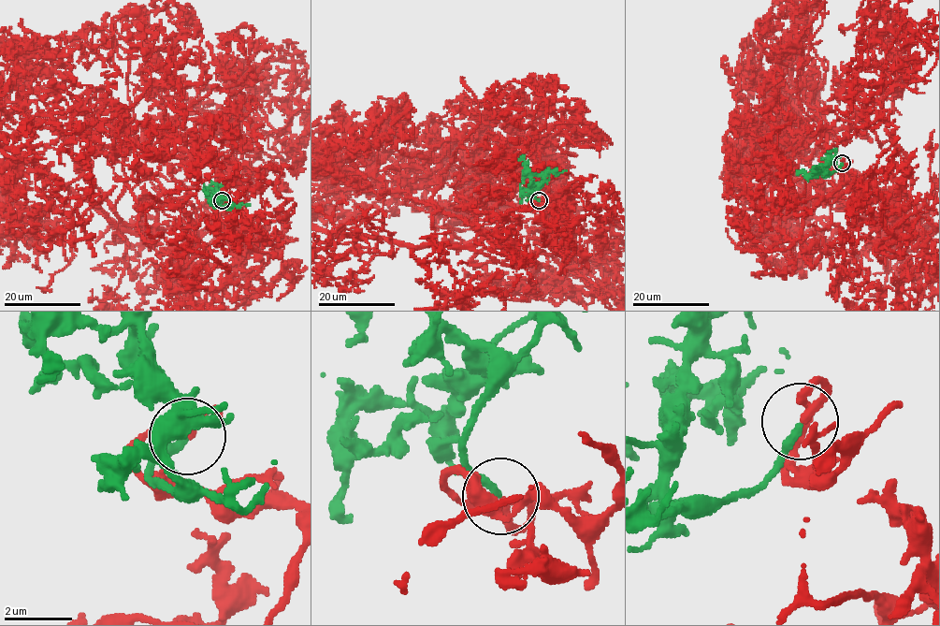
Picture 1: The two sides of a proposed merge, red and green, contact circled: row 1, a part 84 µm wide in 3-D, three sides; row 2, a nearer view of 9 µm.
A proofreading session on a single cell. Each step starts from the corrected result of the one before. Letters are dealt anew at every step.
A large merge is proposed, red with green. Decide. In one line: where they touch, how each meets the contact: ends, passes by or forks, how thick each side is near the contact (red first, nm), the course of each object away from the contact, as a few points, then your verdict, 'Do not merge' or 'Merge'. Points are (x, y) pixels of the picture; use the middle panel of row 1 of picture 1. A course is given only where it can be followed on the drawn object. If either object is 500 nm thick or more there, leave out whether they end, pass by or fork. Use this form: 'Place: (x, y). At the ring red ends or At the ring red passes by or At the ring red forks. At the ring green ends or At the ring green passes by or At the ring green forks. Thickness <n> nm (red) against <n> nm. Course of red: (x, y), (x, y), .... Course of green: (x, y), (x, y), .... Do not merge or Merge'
Place: (539, 200). At the ring red forks. At the ring green ends. Thickness 130 nm (red) against 220 nm. Course of red: (539, 200), (520, 141), (477, 244), (339, 236). Course of green: (539, 200), (535, 194), (538, 185), (530, 175), (523, 172), (526, 165), (518, 158). Merge

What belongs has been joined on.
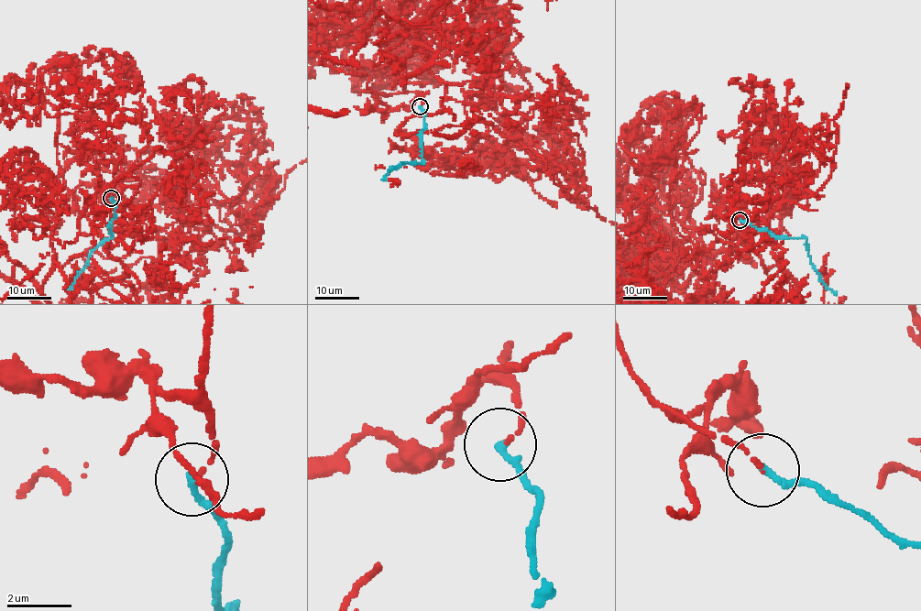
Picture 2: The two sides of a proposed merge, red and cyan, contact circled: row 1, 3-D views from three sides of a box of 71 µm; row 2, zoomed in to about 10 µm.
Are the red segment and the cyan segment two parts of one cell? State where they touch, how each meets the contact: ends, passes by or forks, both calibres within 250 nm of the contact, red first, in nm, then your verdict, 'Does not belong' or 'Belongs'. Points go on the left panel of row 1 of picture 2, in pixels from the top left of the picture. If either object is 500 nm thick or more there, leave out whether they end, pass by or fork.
Place: (111, 198). At the ring red ends. At the ring cyan ends. Thickness 130 nm (red) against 200 nm. Belongs

